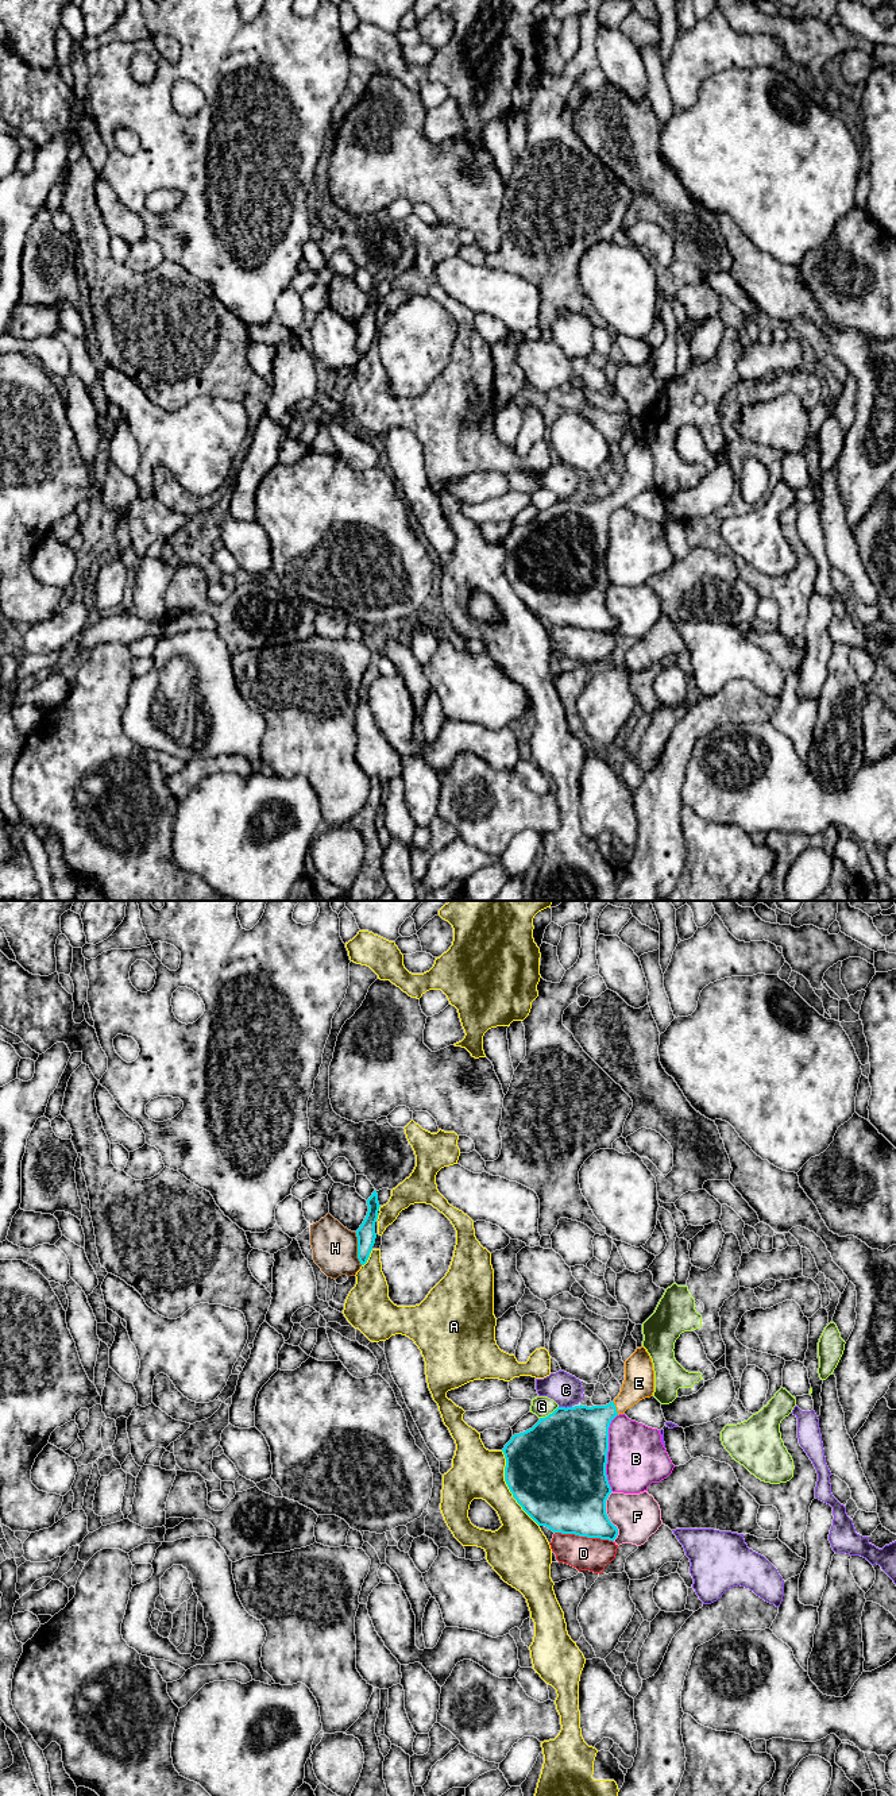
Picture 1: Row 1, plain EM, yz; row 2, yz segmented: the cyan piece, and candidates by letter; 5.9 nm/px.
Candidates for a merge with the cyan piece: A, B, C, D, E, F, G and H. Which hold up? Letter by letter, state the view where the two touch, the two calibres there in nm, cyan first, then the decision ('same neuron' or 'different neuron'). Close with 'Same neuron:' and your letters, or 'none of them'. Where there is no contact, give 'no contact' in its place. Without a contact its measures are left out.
A: contact in yz; calibres 500 and 300 nm; different neuron
B: contact in yz; calibres 500 and 340 nm; different neuron
C: contact in yz; calibres 460 and 190 nm; different neuron
D: contact in yz; calibres 440 and 200 nm; different neuron
E: contact in yz; calibres 320 and 180 nm; same neuron
F: contact in yz; calibres 420 and 280 nm; different neuron
G: contact in yz; calibres 500 and 120 nm; different neuron
H: contact in yz; calibres 110 and 280 nm; different neuron
Same neuron: E

